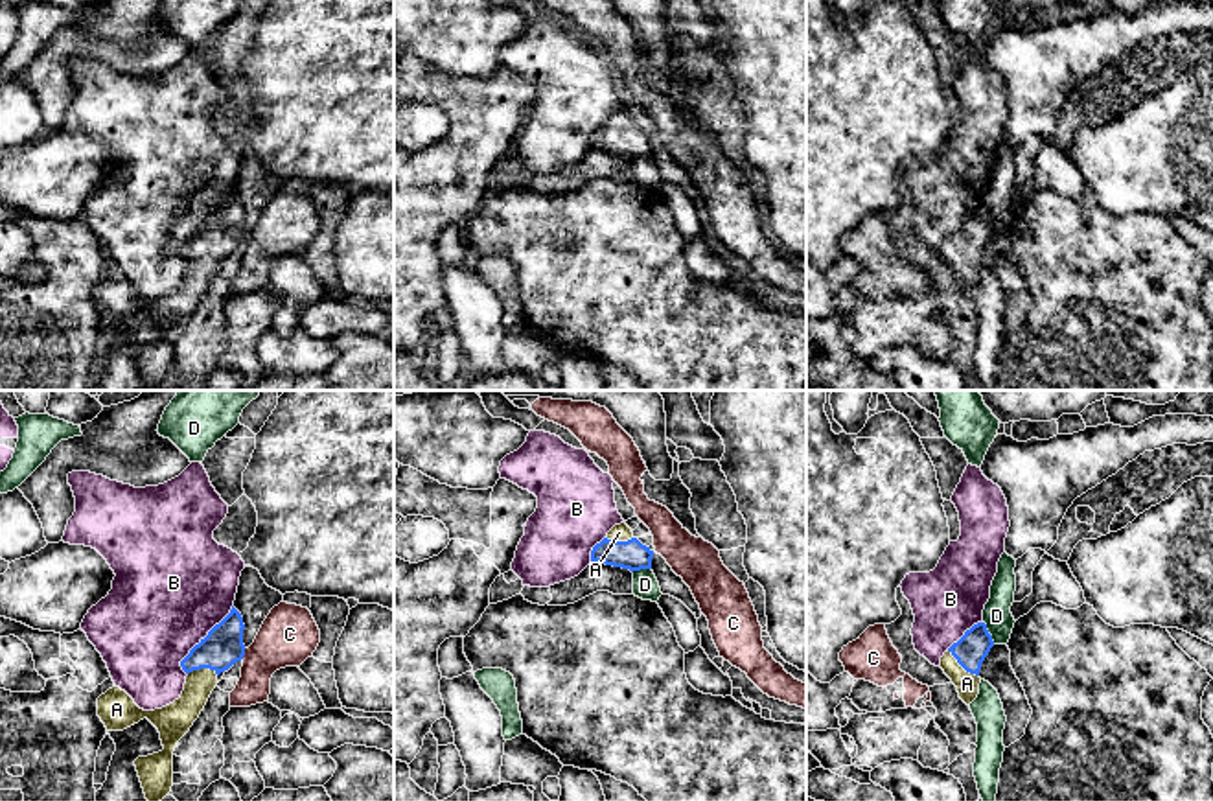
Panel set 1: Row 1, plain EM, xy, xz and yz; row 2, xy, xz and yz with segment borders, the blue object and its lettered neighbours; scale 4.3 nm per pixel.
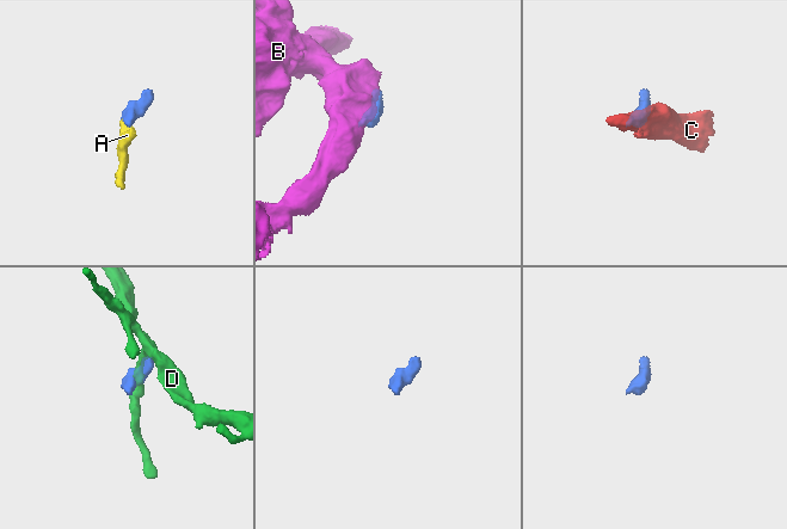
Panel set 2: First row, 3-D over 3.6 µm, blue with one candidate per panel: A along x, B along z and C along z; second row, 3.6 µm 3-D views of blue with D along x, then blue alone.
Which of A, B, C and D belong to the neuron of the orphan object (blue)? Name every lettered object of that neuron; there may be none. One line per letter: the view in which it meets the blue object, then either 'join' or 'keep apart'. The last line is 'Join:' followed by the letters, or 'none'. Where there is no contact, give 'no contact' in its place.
A: meets blue in yz; join
B: meets blue in xy; keep apart
C: meets blue in xy; keep apart
D: meets blue in yz; keep apart
Join: A

